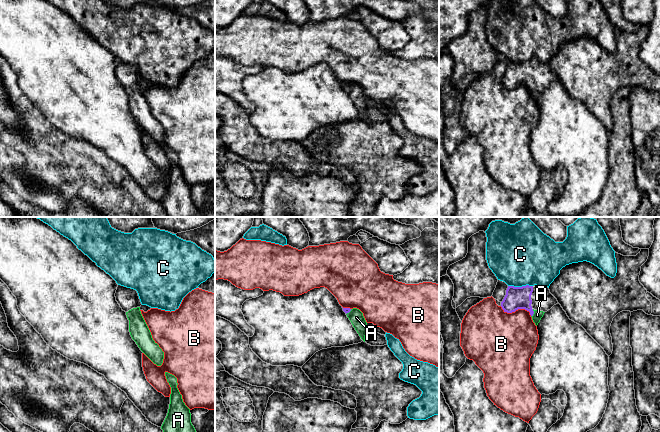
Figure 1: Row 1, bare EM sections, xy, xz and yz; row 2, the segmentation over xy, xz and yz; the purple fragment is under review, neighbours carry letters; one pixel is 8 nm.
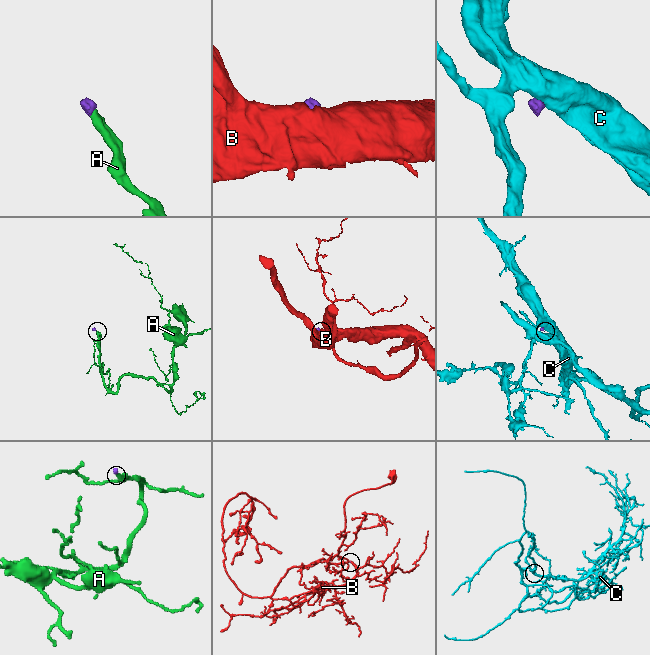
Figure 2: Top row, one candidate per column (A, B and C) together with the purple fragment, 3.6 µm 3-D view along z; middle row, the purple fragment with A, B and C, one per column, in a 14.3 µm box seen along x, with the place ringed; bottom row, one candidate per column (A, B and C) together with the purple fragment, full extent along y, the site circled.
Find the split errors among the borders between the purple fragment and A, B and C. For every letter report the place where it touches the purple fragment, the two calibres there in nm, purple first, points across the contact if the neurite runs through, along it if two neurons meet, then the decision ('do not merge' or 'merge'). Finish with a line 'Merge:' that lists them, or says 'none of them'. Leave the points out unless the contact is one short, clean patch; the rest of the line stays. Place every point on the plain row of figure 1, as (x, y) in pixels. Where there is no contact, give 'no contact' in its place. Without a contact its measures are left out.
A: yz (533, 89) | 180/70 nm | across yz (516, 74), (533, 89), (537, 91) | merge
B: yz (516, 85) | 180/440 nm | along yz (500, 82), (507, 88), (526, 85), (531, 91) | do not merge
C: yz (520, 63) | 180/480 nm | along yz (508, 61), (532, 62) | do not merge
Merge: A

